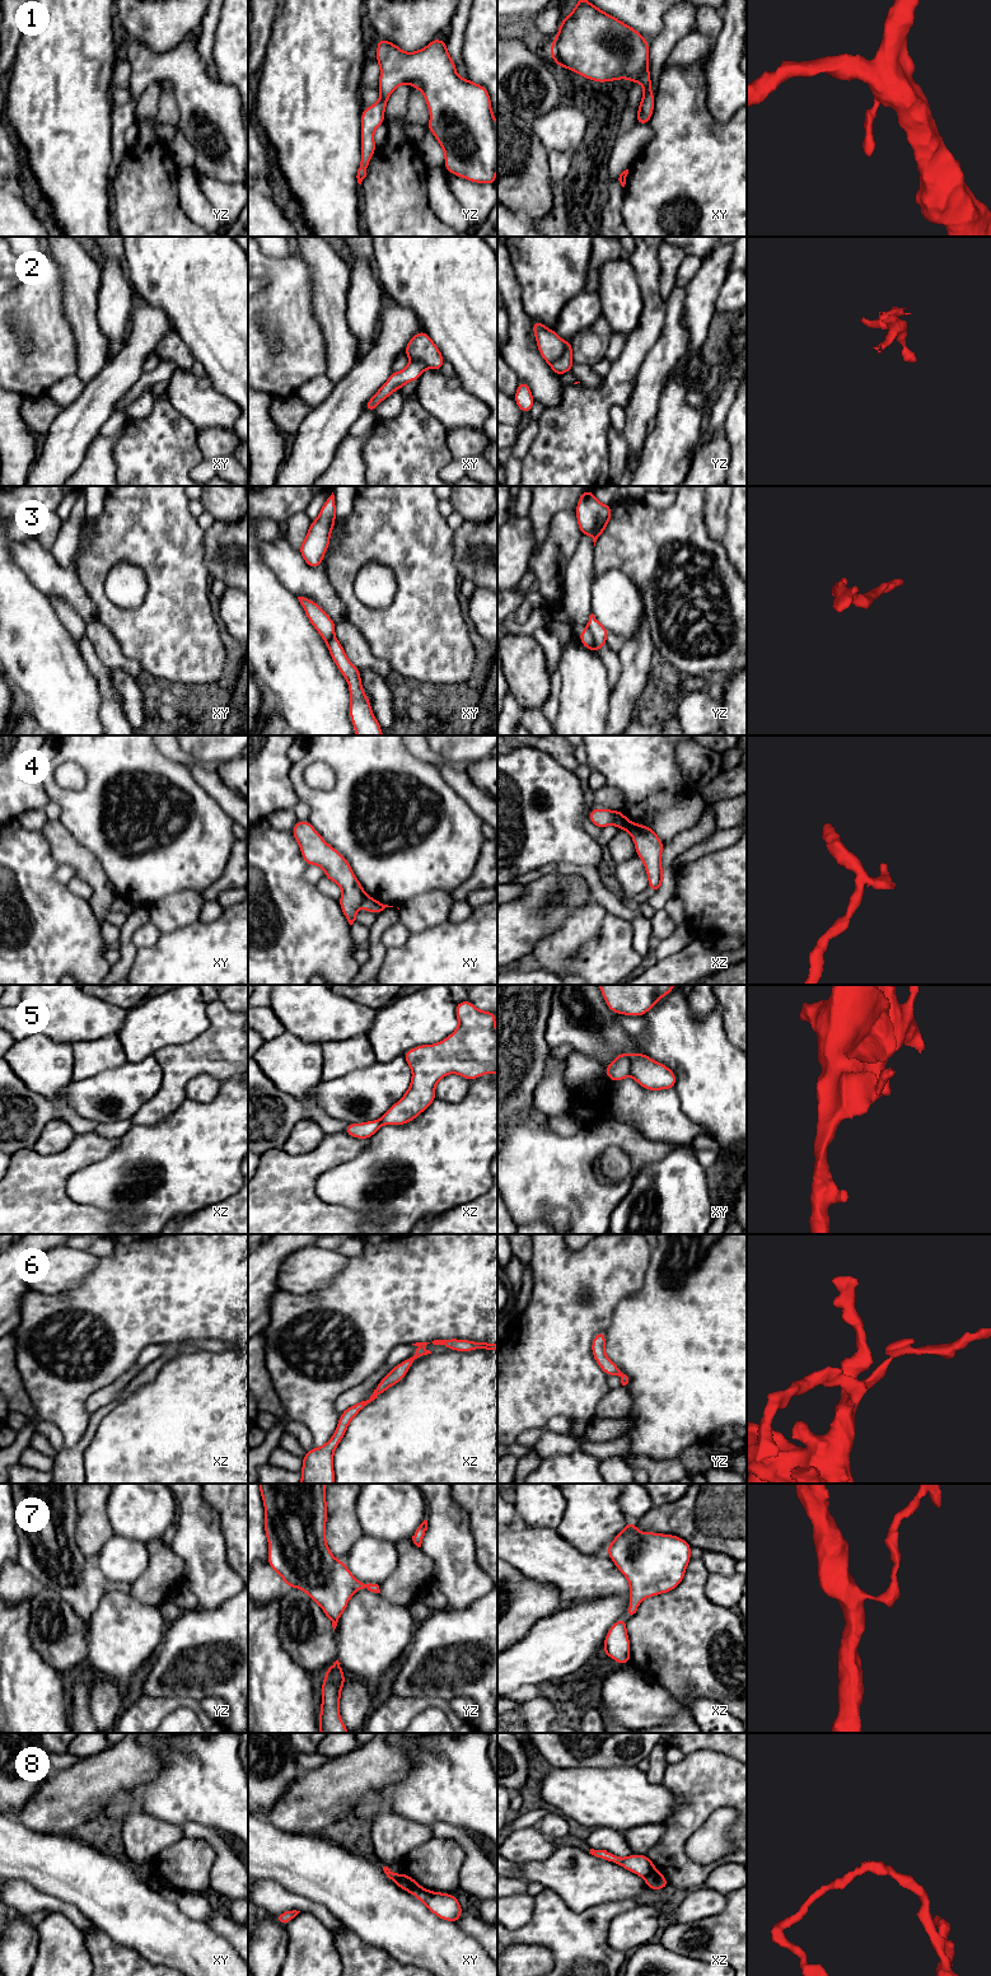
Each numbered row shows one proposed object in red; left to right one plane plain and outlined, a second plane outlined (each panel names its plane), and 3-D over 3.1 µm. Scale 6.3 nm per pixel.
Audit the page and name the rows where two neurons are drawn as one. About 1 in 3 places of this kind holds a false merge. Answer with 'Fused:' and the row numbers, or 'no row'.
Fused: 2, 3, 4, 5, 8

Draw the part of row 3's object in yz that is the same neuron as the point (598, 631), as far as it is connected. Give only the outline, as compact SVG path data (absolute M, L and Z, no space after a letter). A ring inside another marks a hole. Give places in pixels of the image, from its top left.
M593 613L589 616L586 627L599 649L607 645L606 639L609 631L603 625L599 623L599 621L595 618Z

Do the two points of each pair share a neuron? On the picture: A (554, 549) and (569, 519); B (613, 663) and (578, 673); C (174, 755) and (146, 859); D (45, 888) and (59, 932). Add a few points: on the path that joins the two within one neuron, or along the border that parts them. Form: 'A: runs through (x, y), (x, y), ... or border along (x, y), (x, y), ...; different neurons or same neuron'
A: runs through (555, 541), (555, 535), (561, 527); same neuron
B: border along (598, 653), (606, 668), (611, 690); different neurons
C: border along (157, 748), (167, 757), (181, 762), (195, 780); different neurons
D: runs through (45, 898), (45, 918), (48, 921); same neuron

